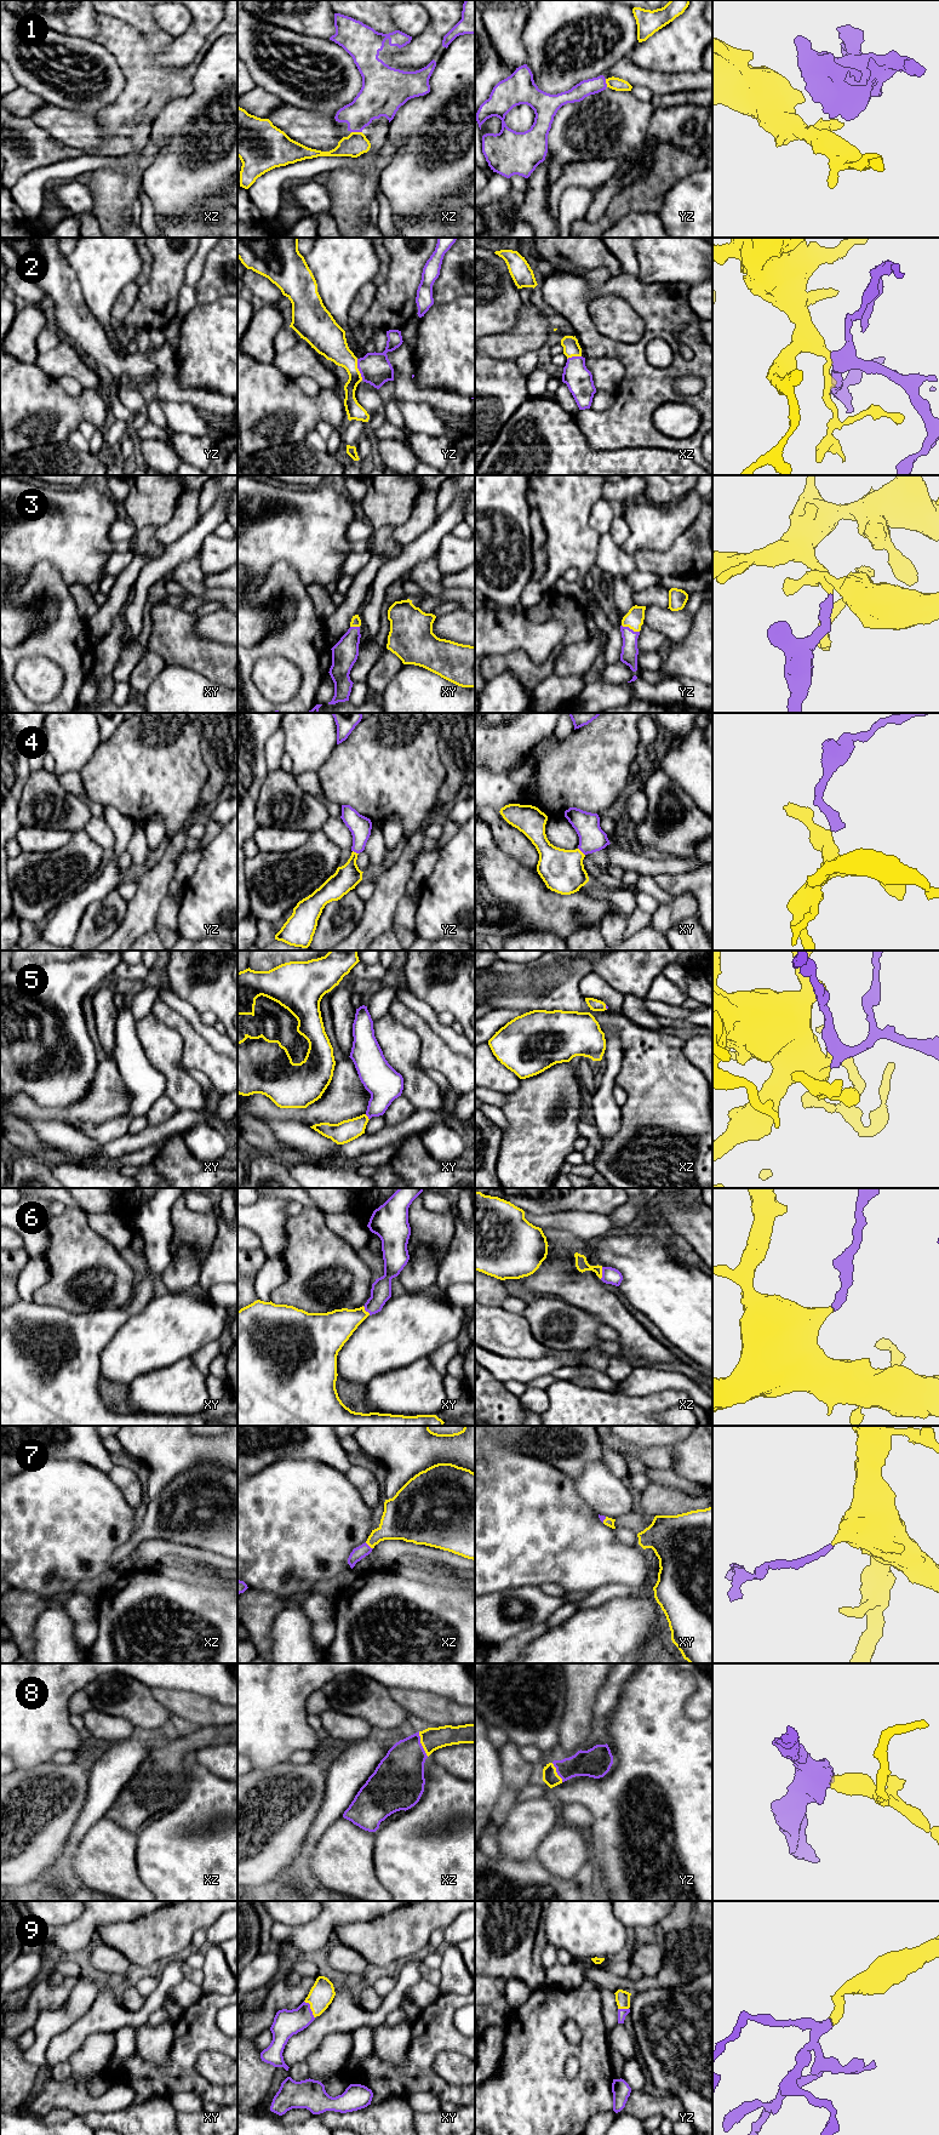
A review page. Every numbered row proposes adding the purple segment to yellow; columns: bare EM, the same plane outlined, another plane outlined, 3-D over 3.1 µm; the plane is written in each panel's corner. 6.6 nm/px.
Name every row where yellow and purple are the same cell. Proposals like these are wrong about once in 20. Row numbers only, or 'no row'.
1, 2, 3, 4, 5, 6, 7, 8, 9

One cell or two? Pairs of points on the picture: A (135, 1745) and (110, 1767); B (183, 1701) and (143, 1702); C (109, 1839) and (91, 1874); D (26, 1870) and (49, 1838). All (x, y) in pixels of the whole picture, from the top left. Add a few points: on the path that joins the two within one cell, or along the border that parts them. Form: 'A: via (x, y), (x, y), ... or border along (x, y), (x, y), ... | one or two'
A: via (129, 1751), (116, 1763) | one
B: border along (150, 1689), (154, 1697), (175, 1719) | two
C: via (107, 1848), (104, 1861), (99, 1866) | one
D: via (34, 1866), (45, 1855), (46, 1847) | one

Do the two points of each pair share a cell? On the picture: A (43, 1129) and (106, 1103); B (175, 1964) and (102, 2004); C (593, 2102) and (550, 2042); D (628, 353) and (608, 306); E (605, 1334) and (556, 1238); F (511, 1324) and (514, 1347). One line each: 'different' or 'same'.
A: different
B: same
C: same
D: different
E: different
F: same

